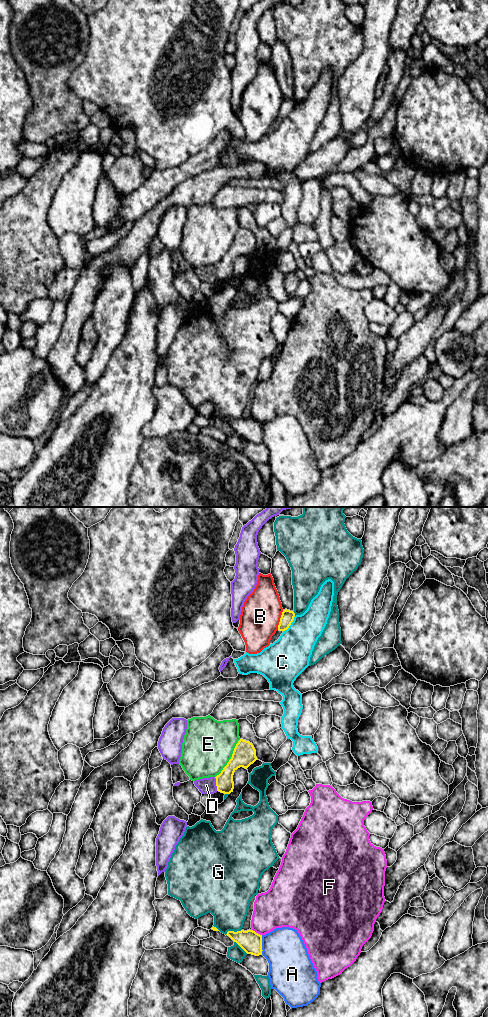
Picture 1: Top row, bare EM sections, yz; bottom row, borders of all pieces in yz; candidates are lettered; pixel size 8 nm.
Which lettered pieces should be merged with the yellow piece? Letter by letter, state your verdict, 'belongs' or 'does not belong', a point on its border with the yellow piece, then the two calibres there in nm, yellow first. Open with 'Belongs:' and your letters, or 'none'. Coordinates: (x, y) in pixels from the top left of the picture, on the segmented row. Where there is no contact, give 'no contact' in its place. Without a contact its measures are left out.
Belongs: none
A: does not belong; meets yellow in yz at (261, 945); 180 nm thick on the yellow side, 320 nm on the other
B: does not belong; meets yellow in yz at (280, 620); 110 nm thick on the yellow side, 320 nm on the other
C: does not belong; meets yellow in yz at (290, 624); 110 nm thick on the yellow side, 320 nm on the other
D: does not belong; meets yellow in yz at (216, 784); 140 nm thick on the yellow side, 130 nm on the other
E: does not belong; meets yellow in yz at (231, 758); 190 nm thick on the yellow side, 420 nm on the other
F: does not belong; meets yellow in yz at (257, 933); 180 nm thick on the yellow side, 300 nm on the other
G: does not belong; meets yellow in yz at (233, 931); 180 nm thick on the yellow side, 340 nm on the other

